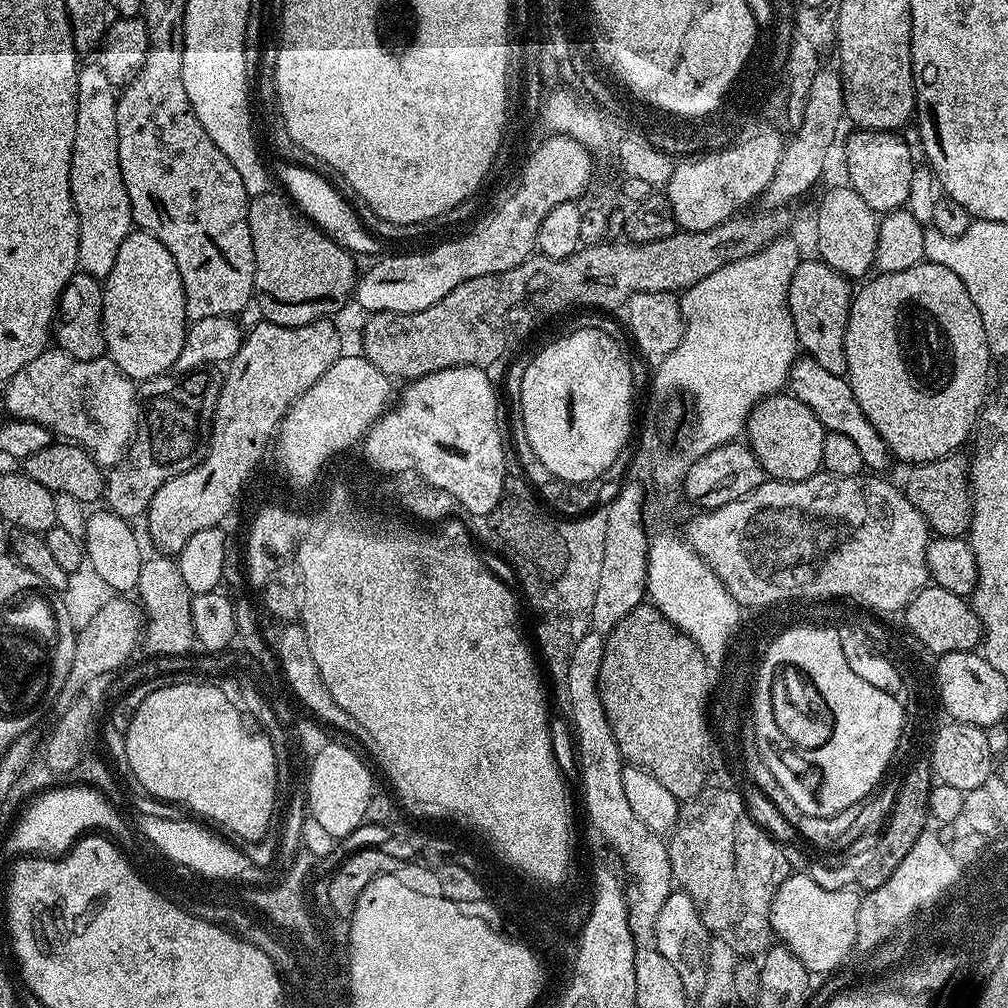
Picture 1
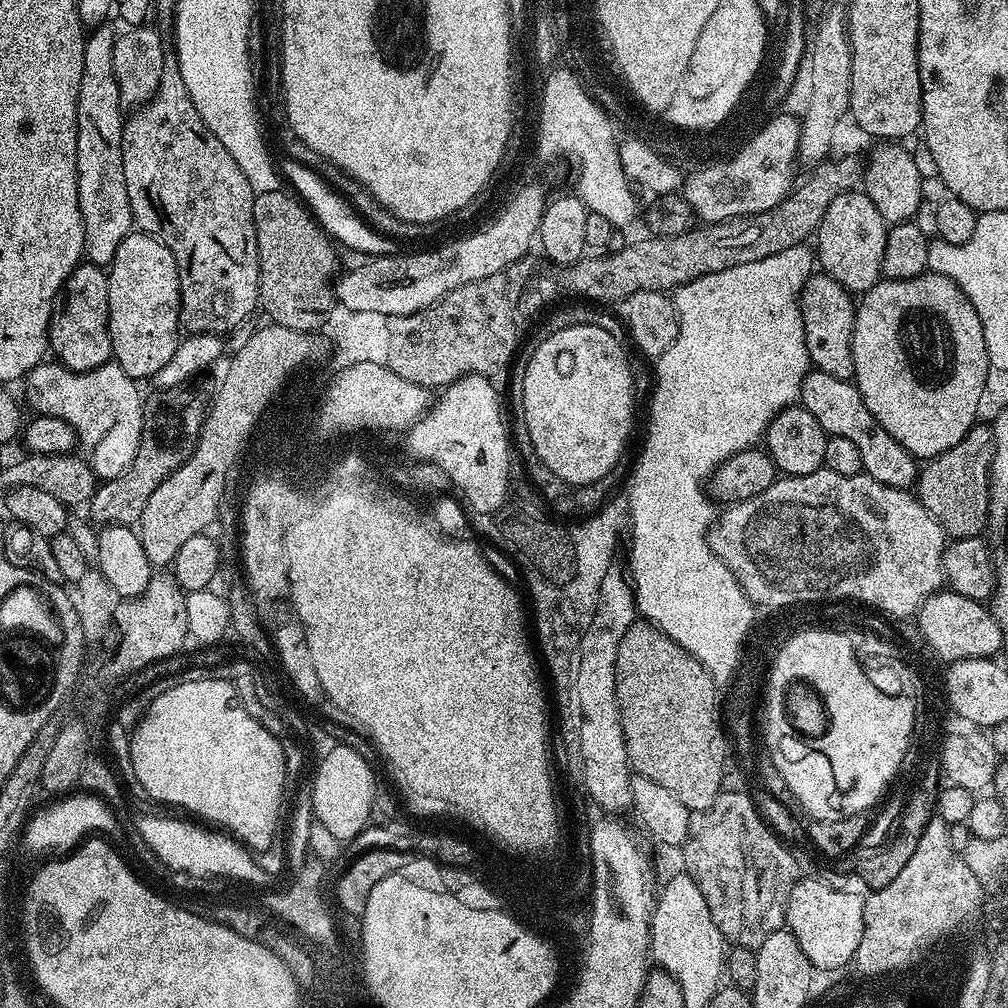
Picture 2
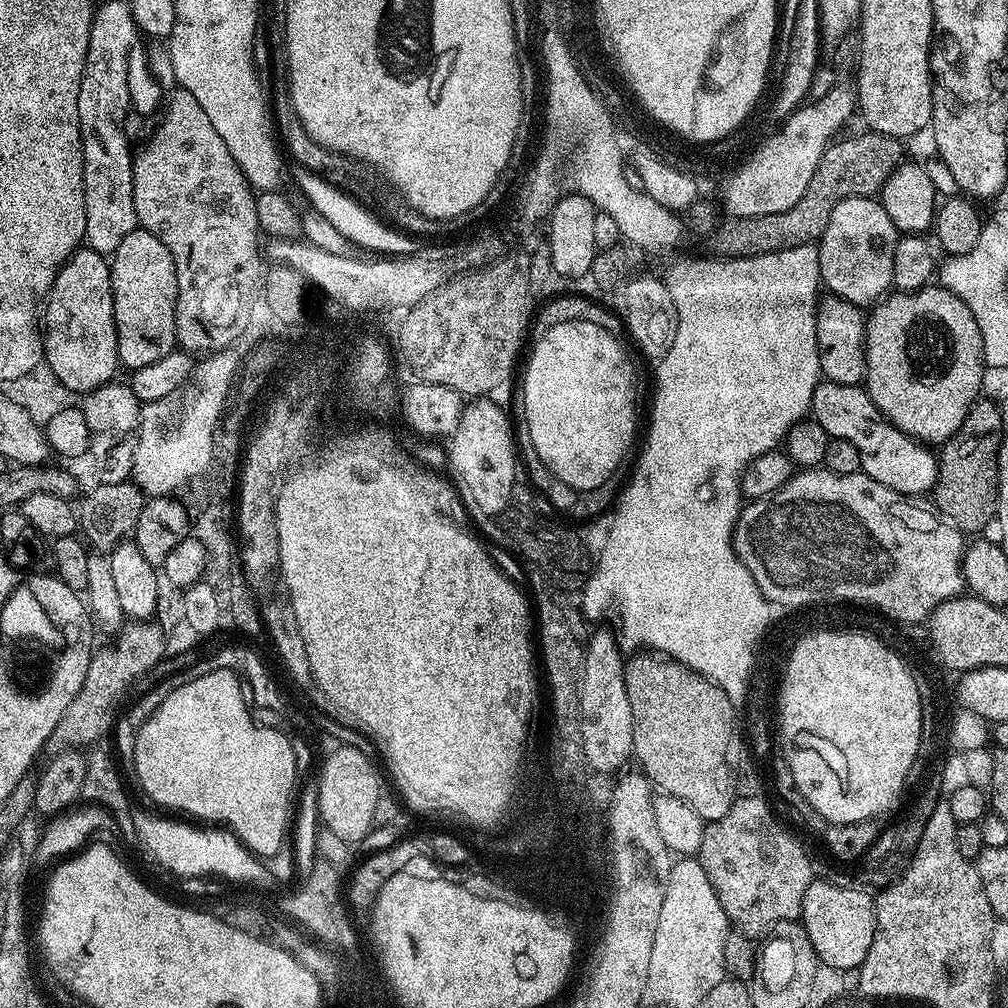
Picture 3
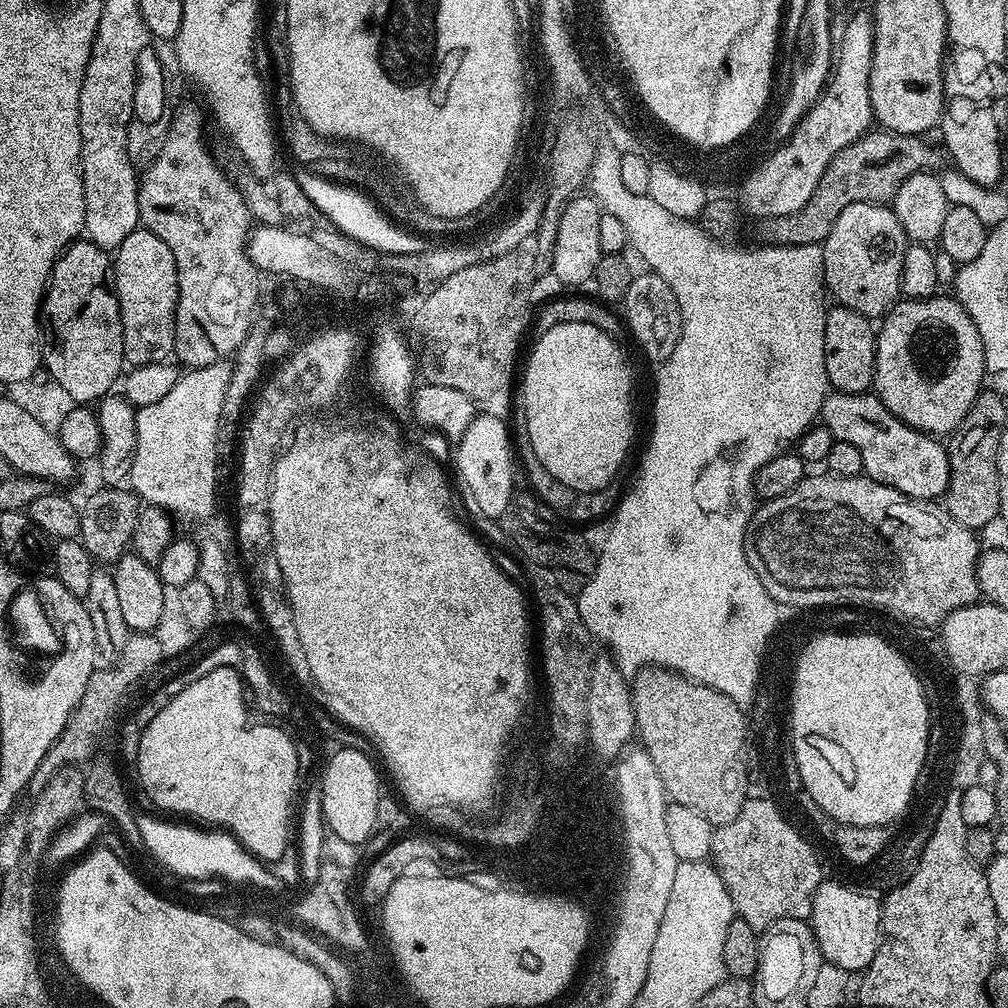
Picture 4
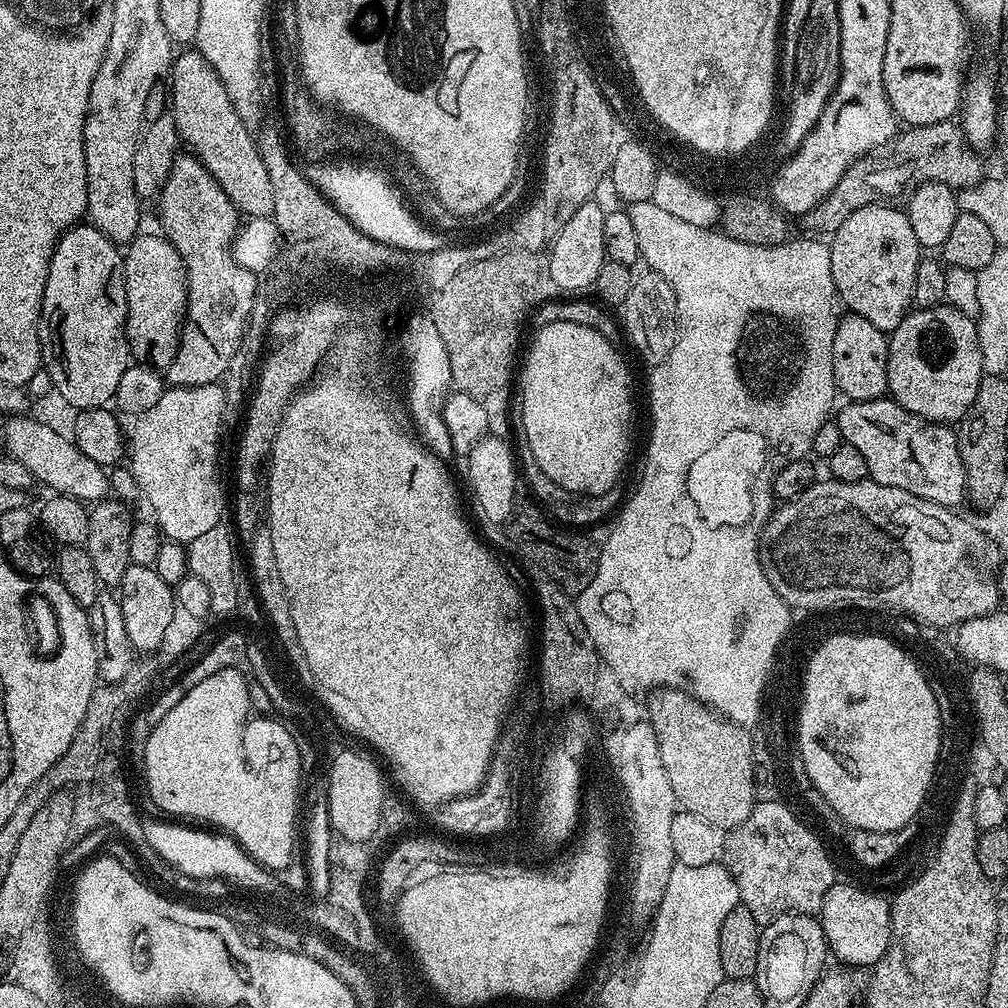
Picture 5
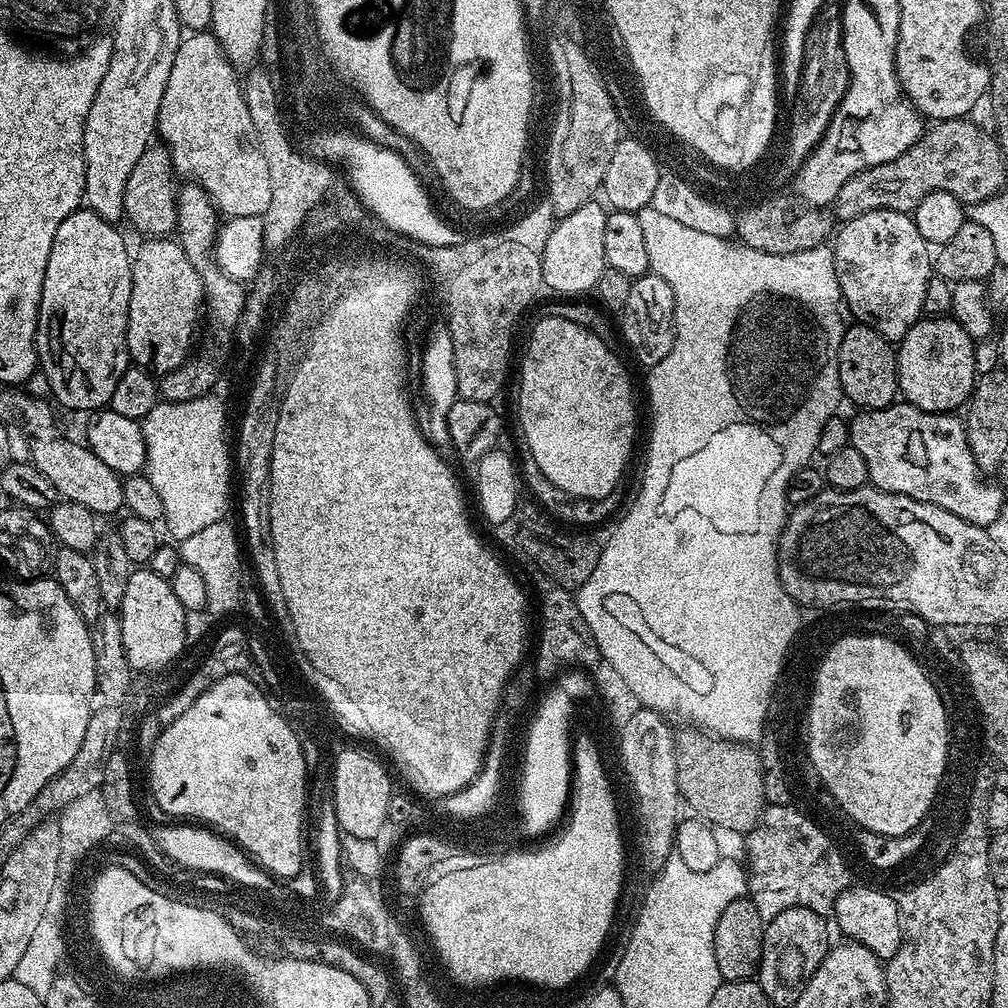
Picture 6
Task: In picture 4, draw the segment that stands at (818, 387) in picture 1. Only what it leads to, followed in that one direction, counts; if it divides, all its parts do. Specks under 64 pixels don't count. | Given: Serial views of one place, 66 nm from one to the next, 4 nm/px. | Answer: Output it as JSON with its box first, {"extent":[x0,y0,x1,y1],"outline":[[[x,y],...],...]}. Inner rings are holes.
{"extent":[819,391,950,502],"outline":[[[829,391],[822,402],[819,419],[830,430],[833,440],[850,442],[850,446],[858,449],[858,454],[862,454],[863,475],[874,482],[882,482],[921,502],[939,501],[947,492],[950,478],[947,447],[937,437],[902,423],[882,406],[876,395]]]}

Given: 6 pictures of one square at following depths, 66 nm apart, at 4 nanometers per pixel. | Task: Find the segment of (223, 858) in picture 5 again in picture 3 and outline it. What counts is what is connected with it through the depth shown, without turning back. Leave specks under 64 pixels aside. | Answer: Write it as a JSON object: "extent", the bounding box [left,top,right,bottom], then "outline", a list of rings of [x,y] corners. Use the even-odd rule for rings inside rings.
{"extent":[133,811,260,876],"outline":[[[137,811],[133,818],[135,839],[167,871],[171,867],[182,872],[236,872],[236,876],[260,876],[260,868],[240,852],[240,839],[228,830],[211,832],[211,827],[195,828],[192,824],[171,824],[160,816]]]}

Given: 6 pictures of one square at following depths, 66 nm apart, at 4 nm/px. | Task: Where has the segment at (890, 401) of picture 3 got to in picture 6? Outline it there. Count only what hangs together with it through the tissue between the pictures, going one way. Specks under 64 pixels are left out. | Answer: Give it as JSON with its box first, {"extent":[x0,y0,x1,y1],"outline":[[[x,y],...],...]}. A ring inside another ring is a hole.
{"extent":[896,315,976,412],"outline":[[[925,315],[898,342],[896,348],[896,377],[900,383],[898,392],[907,403],[918,410],[927,412],[951,412],[963,409],[967,405],[972,390],[976,386],[976,346],[971,334],[951,315]]]}

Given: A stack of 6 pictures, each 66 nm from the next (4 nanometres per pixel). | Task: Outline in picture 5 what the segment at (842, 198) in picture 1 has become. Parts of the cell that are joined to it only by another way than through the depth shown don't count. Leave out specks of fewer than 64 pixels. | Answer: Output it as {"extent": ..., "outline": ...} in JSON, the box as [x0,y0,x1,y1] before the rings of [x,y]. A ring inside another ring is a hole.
{"extent":[830,204,922,334],"outline":[[[886,204],[862,206],[862,210],[854,210],[854,214],[850,214],[850,218],[846,218],[846,222],[842,222],[830,236],[830,274],[834,278],[839,303],[843,307],[845,304],[851,315],[866,318],[866,322],[878,326],[878,330],[885,334],[893,332],[913,307],[914,282],[922,259],[918,238],[914,238],[914,230],[910,230],[908,213],[898,209]]]}

